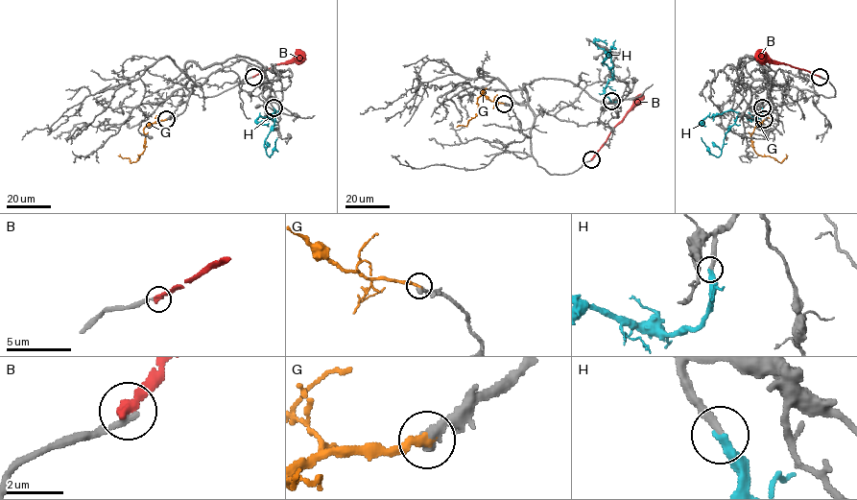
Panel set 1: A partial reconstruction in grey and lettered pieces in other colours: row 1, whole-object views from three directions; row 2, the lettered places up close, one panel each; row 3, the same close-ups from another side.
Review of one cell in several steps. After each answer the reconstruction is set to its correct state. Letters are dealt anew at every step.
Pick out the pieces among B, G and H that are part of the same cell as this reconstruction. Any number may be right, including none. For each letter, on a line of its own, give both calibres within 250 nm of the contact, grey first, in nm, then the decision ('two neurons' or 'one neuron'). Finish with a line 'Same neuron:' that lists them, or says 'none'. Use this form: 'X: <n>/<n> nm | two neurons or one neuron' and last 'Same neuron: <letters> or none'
B: 240/400 nm | two neurons
G: 460/280 nm | one neuron
H: 280/320 nm | one neuron
Same neuron: G, H

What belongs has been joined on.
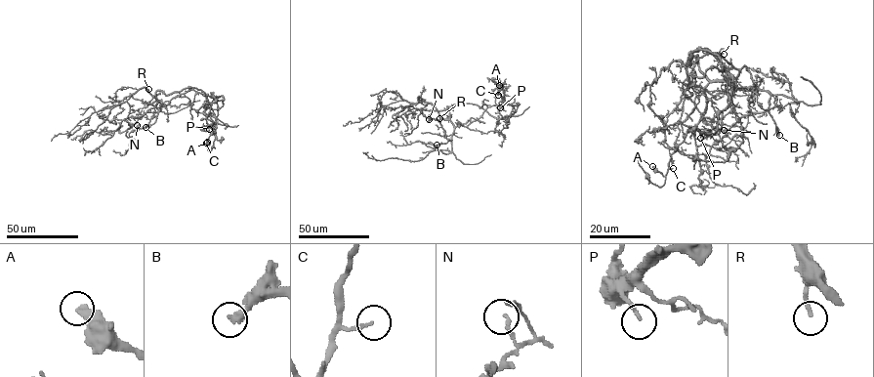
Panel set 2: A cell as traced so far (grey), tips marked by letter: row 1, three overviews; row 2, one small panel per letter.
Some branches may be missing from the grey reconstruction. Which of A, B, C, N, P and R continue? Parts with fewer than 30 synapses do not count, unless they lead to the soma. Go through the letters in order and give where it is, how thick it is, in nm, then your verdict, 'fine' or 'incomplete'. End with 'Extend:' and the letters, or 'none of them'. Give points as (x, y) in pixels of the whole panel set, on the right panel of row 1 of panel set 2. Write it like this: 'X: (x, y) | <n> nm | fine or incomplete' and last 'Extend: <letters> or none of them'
A: (652, 166) | 400 nm | fine
B: (779, 135) | 280 nm | incomplete
C: (673, 168) | 140 nm | fine
N: (724, 130) | 140 nm | fine
P: (700, 138) | 160 nm | fine
R: (724, 54) | 170 nm | incomplete
Extend: B, R

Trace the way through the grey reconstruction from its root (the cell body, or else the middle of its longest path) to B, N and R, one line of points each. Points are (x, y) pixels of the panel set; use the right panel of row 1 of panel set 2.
B: (697, 57), (698, 68), (710, 80), (728, 80), (740, 89), (767, 91), (769, 95), (769, 112), (779, 135)
N: (697, 57), (698, 68), (710, 80), (728, 80), (769, 95), (767, 110), (741, 116), (724, 137), (724, 130)
R: (697, 57), (698, 68), (709, 79), (722, 80), (725, 65), (719, 55), (724, 54)

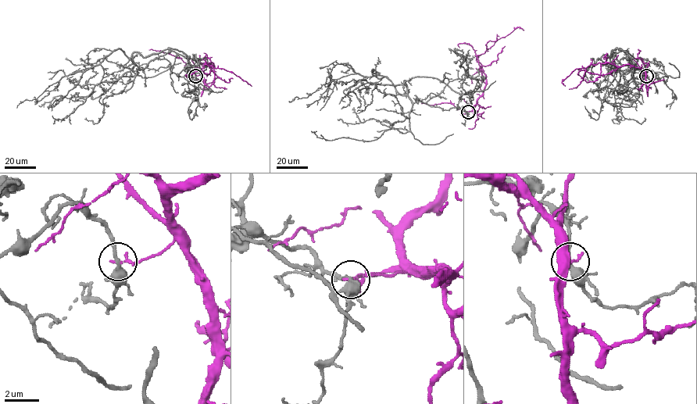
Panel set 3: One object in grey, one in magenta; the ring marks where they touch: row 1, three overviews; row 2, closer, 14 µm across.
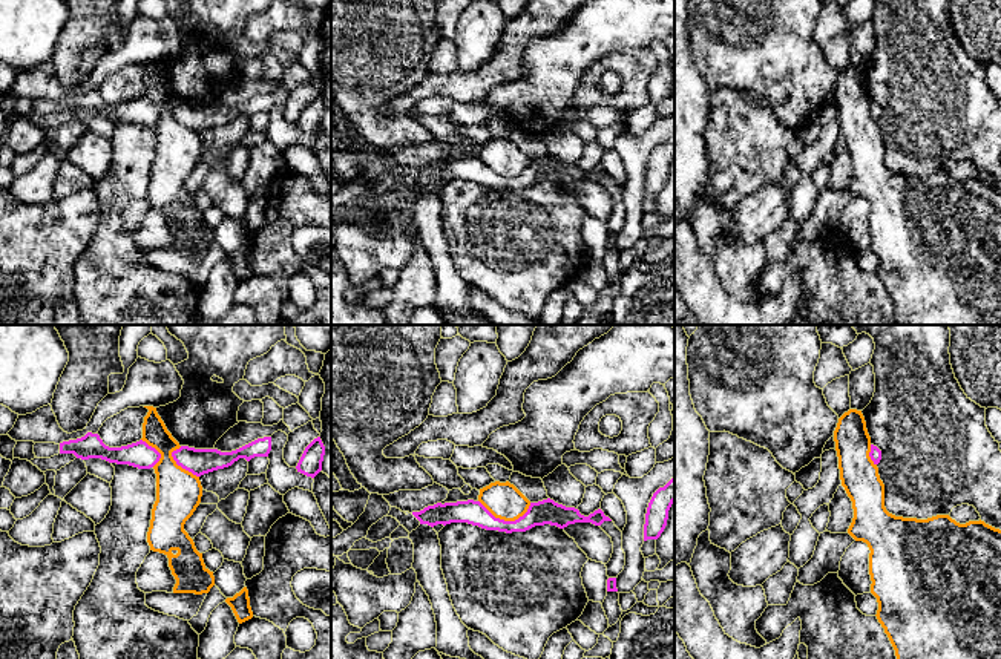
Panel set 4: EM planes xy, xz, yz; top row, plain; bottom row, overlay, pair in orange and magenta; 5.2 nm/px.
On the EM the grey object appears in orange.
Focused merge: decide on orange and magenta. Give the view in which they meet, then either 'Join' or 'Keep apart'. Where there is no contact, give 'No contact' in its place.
Touches orange in xz. Keep apart

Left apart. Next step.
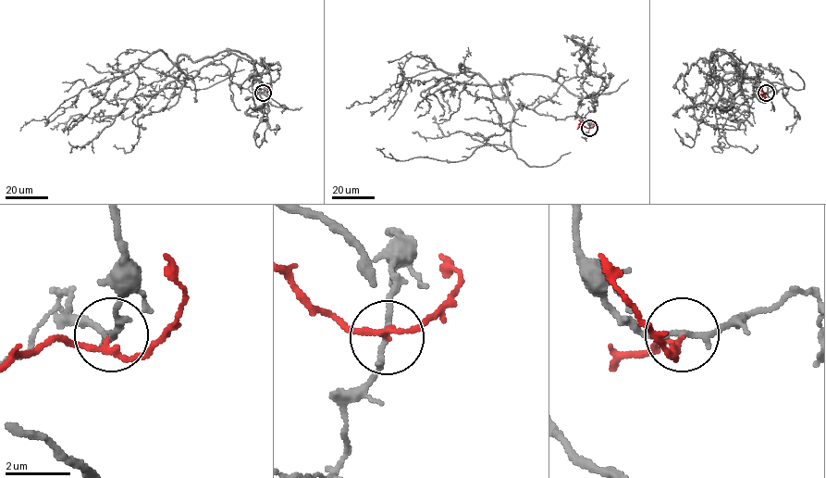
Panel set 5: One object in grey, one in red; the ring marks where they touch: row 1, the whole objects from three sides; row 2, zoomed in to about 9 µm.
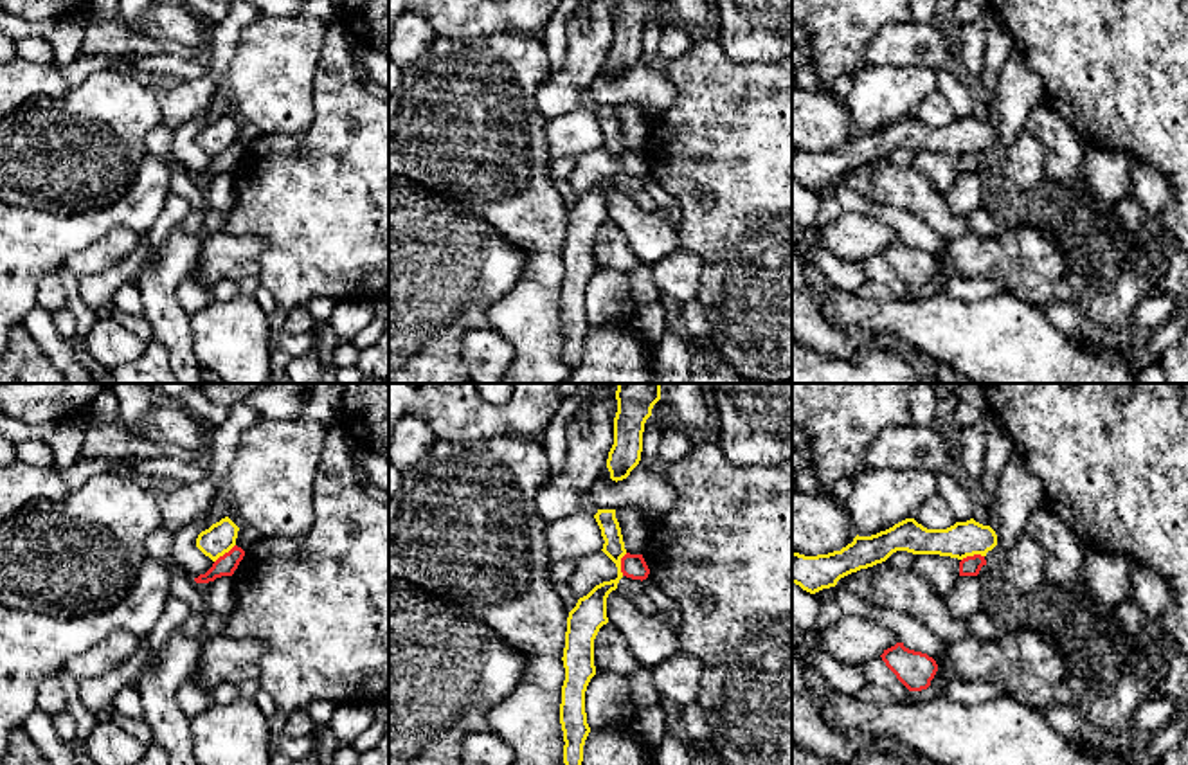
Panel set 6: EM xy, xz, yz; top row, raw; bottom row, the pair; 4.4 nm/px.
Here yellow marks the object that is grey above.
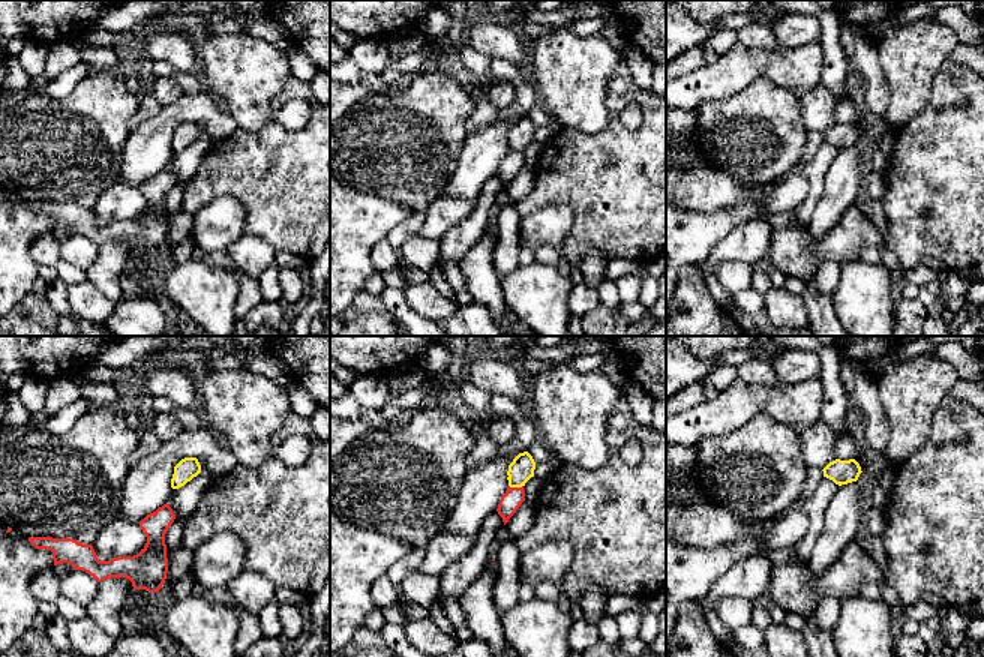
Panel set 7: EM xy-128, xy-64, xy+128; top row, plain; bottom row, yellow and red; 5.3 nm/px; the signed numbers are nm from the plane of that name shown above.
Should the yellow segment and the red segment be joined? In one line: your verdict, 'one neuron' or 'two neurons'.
two neurons

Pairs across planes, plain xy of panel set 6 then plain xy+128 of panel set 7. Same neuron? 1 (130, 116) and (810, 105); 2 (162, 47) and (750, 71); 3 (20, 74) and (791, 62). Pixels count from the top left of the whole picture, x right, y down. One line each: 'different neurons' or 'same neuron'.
1: different neurons
2: different neurons
3: same neuron

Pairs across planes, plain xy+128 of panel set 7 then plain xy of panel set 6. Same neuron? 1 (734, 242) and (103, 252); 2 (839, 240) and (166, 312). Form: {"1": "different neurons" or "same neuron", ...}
{"1": "same neuron", "2": "different neurons"}

